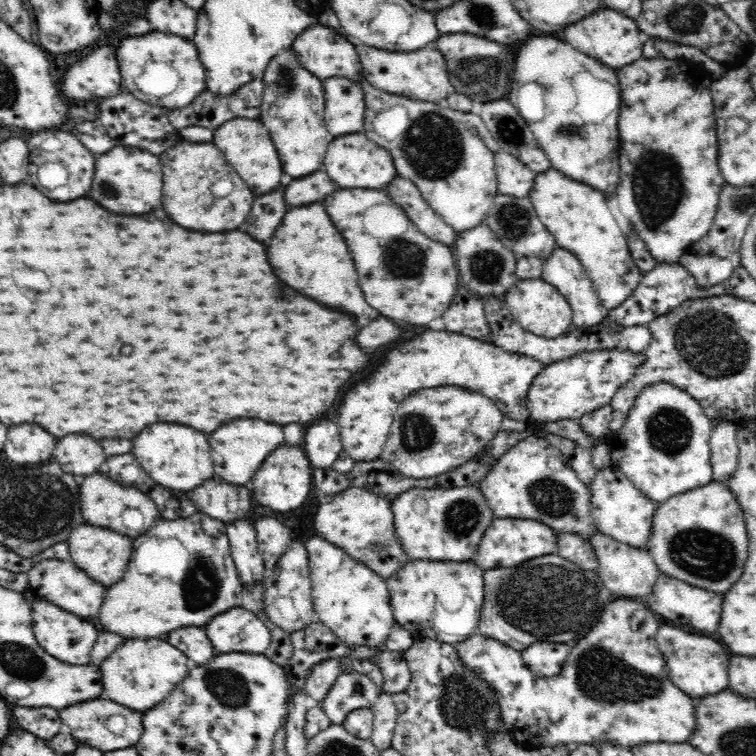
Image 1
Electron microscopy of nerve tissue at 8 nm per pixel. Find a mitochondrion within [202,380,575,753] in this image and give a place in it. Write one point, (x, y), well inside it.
(466, 706)

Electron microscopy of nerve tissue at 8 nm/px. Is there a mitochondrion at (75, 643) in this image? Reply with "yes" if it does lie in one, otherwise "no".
yes

